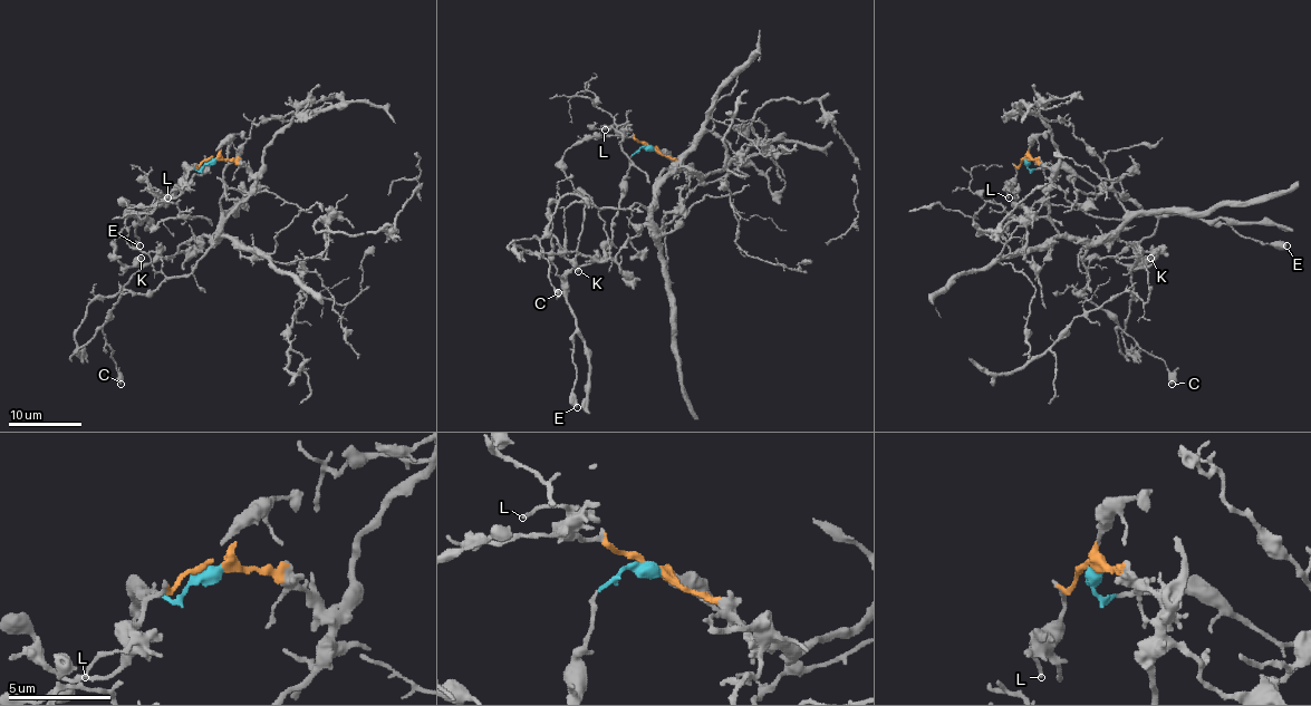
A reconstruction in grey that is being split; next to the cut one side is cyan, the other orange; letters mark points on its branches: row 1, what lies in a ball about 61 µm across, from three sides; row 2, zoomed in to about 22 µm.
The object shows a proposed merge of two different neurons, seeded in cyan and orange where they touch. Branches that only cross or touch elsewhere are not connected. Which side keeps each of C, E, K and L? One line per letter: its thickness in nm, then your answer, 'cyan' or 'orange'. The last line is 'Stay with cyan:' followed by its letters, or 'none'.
C: 550 nm thick; orange
E: 550 nm thick; cyan
K: 600 nm thick; cyan
L: 150 nm thick; orange
Stay with cyan: E, K

